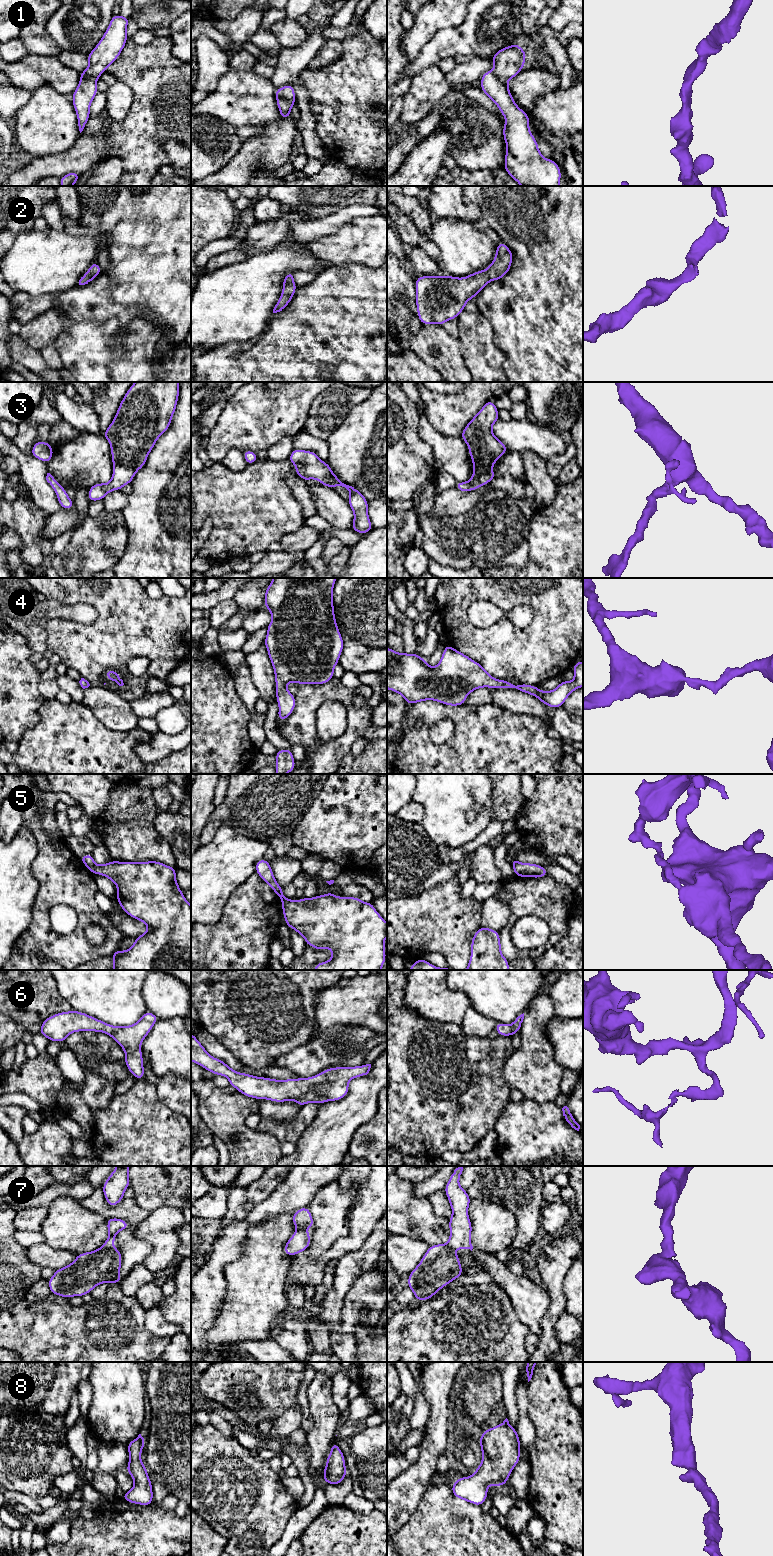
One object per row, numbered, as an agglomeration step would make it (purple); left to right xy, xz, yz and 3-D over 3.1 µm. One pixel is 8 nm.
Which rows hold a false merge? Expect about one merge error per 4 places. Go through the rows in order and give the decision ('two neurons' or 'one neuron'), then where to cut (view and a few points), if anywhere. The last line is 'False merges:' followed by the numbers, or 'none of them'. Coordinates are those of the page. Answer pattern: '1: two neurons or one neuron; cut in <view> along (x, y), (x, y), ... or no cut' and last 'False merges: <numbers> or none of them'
1: one neuron; no cut
2: one neuron; no cut
3: one neuron; no cut
4: one neuron; no cut
5: two neurons; cut in xz along (289, 900), (282, 903)
6: one neuron; no cut
7: one neuron; no cut
8: one neuron; no cut
False merges: 5

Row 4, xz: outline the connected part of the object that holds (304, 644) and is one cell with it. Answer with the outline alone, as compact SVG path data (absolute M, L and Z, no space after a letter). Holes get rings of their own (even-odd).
M273 578L265 591L265 608L271 613L272 621L267 626L264 645L274 670L276 700L279 706L277 718L281 722L292 714L296 706L295 697L287 690L287 683L320 685L334 678L333 670L344 647L334 613L333 587L336 580L337 578Z

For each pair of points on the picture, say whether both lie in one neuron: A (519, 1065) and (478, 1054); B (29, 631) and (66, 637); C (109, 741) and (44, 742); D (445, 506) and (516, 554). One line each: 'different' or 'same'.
A: different
B: different
C: same
D: different

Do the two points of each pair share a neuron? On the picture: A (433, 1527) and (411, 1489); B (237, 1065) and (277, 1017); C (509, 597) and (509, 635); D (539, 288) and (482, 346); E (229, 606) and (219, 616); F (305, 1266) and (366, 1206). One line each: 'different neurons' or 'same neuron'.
A: different neurons
B: different neurons
C: same neuron
D: different neurons
E: same neuron
F: same neuron

